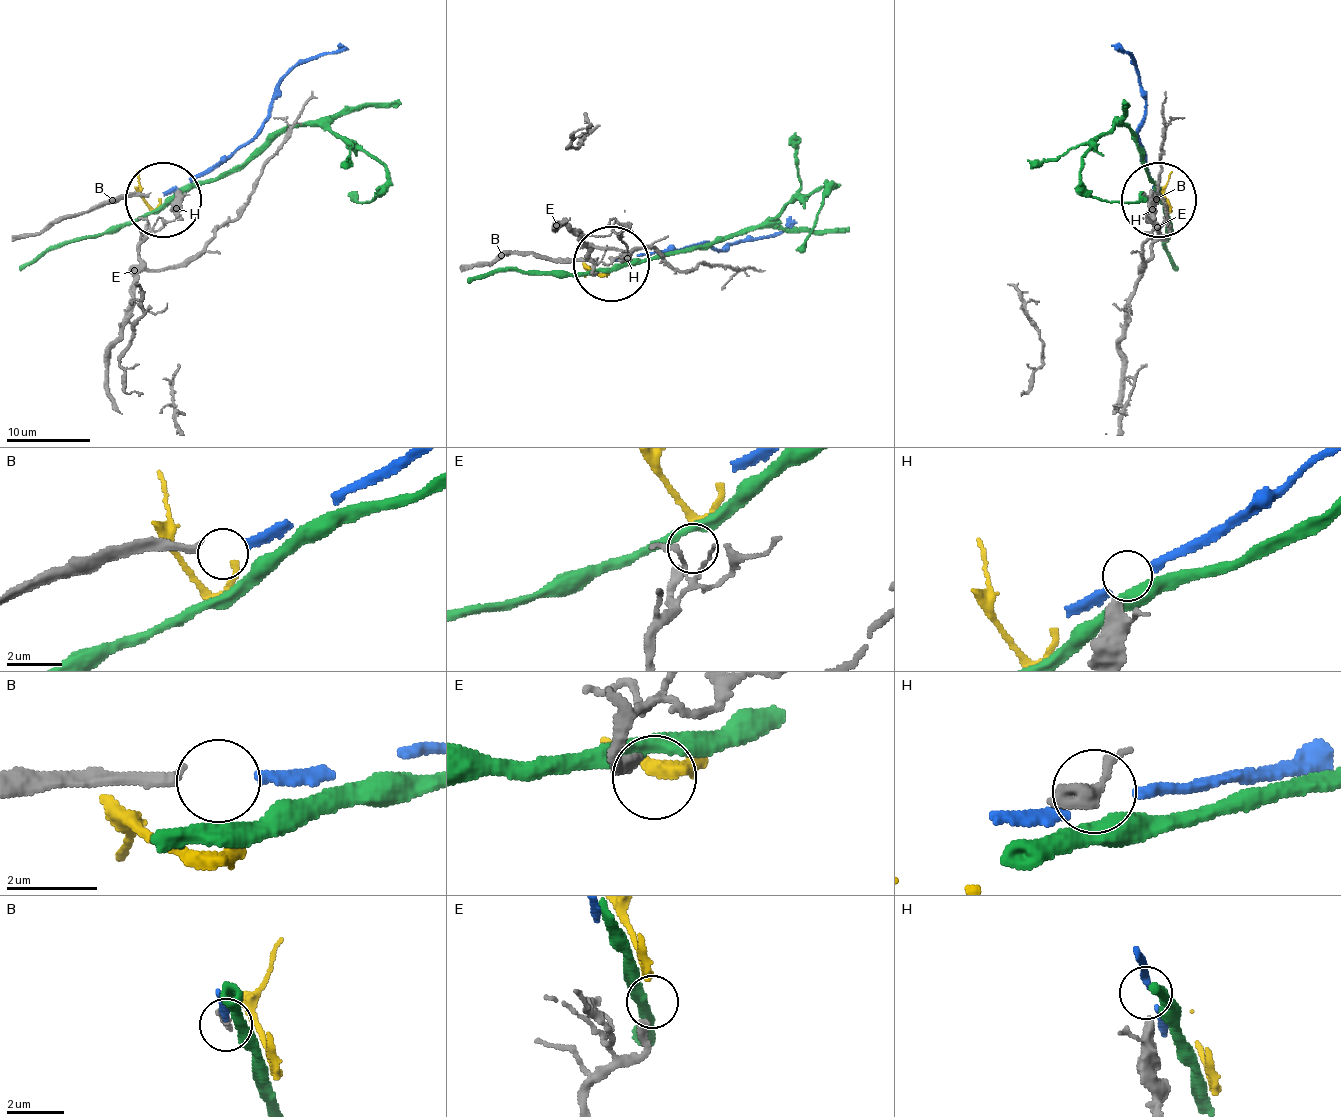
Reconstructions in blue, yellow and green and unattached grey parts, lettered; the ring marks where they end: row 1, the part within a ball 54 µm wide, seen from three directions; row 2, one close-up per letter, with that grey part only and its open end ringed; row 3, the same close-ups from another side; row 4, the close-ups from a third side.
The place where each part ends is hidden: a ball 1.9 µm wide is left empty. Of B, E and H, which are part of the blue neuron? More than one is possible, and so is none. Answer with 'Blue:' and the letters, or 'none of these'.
Blue: B

